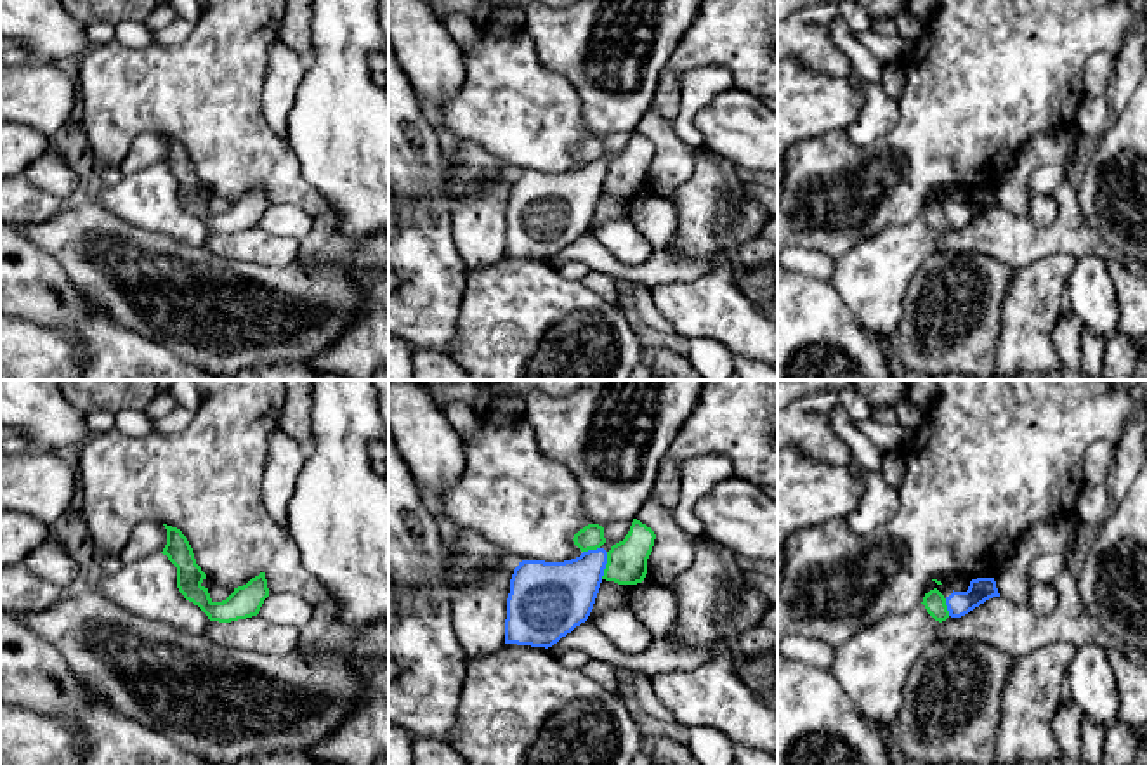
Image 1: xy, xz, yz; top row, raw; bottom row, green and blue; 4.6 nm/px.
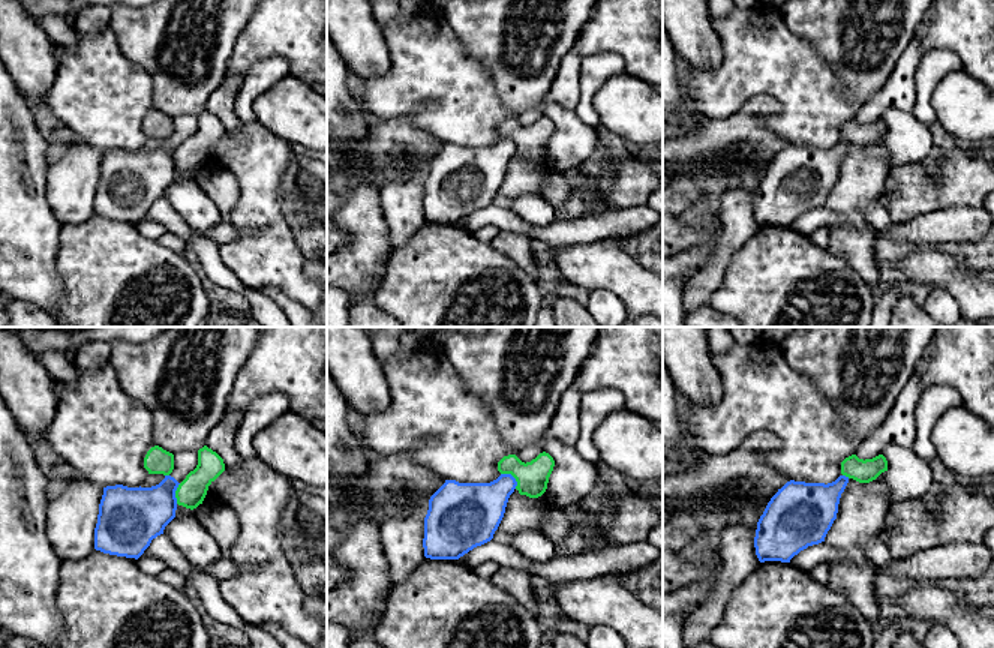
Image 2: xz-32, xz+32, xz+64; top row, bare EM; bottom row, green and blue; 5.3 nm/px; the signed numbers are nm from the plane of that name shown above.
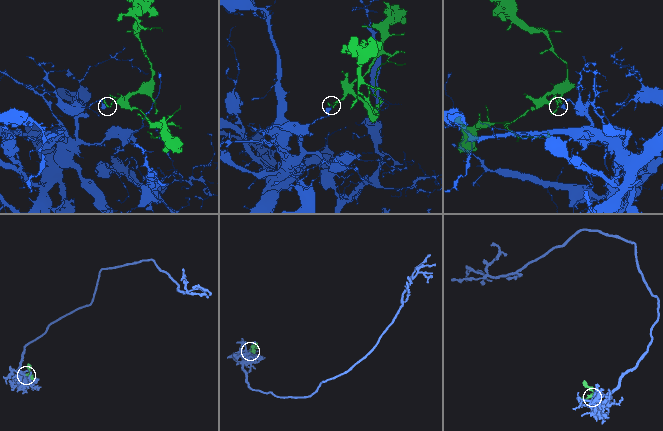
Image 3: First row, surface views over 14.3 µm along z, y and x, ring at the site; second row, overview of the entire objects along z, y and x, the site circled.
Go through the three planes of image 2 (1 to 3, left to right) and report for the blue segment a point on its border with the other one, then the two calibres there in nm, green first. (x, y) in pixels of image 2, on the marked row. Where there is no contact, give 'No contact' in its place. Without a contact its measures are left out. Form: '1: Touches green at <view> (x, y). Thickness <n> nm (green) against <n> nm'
1: Touches green at xz-32 (176, 494). Thickness 160 nm (green) against 300 nm
2: Touches green at xz+32 (513, 476). Thickness 170 nm (green) against 280 nm
3: Touches green at xz+64 (846, 476). Thickness 130 nm (green) against 280 nm

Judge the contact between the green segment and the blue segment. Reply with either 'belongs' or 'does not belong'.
does not belong

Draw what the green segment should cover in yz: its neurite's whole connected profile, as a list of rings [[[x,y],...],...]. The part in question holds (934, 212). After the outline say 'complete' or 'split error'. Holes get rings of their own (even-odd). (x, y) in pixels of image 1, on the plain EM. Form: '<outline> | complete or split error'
[[[934,199],[928,205],[925,205],[923,213],[927,224],[939,234],[946,232],[949,229],[949,222],[946,217],[944,206]]] | complete

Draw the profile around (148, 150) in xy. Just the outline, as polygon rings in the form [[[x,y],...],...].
[[[144,132],[135,137],[120,170],[123,175],[132,175],[147,167],[161,165],[167,156],[167,141],[163,134]]]

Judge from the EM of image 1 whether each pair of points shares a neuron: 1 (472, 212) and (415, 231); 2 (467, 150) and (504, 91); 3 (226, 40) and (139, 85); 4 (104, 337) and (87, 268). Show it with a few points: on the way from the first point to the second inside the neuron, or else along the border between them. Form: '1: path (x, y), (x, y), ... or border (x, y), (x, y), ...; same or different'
1: border (452, 209), (452, 240), (462, 259); different
2: border (462, 139), (479, 143), (507, 165); different
3: path (205, 61), (181, 85), (160, 85); same
4: border (104, 313), (139, 335); different

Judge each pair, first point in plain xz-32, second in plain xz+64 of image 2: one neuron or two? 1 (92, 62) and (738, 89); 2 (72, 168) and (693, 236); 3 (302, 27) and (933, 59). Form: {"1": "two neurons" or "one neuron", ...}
{"1": "one neuron", "2": "two neurons", "3": "two neurons"}

